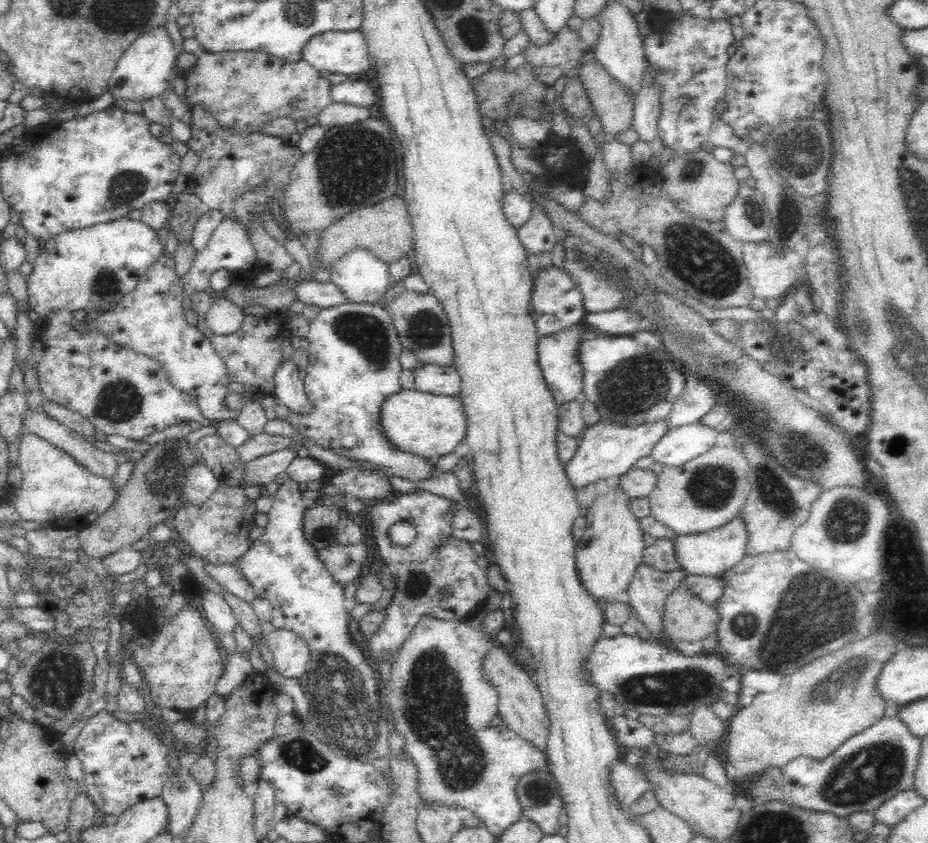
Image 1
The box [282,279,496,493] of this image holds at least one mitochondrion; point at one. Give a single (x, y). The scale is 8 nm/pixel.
(367, 332)

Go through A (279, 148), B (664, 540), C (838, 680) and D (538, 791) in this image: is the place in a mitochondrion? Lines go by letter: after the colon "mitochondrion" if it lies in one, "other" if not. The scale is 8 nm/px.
A: other
B: other
C: mitochondrion
D: mitochondrion

